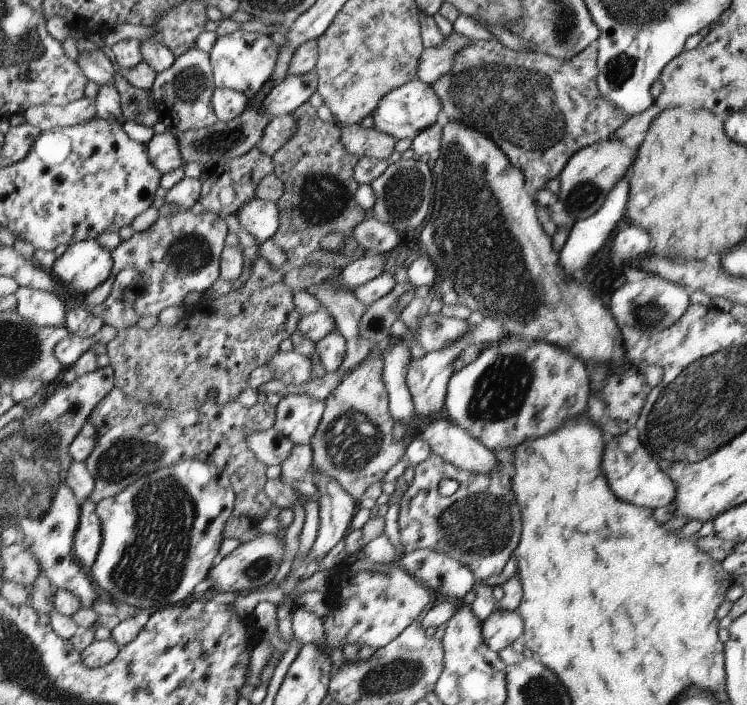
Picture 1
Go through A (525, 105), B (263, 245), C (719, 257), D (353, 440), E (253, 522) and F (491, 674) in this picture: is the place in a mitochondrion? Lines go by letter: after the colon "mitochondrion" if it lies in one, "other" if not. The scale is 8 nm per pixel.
A: mitochondrion
B: other
C: other
D: mitochondrion
E: other
F: other

